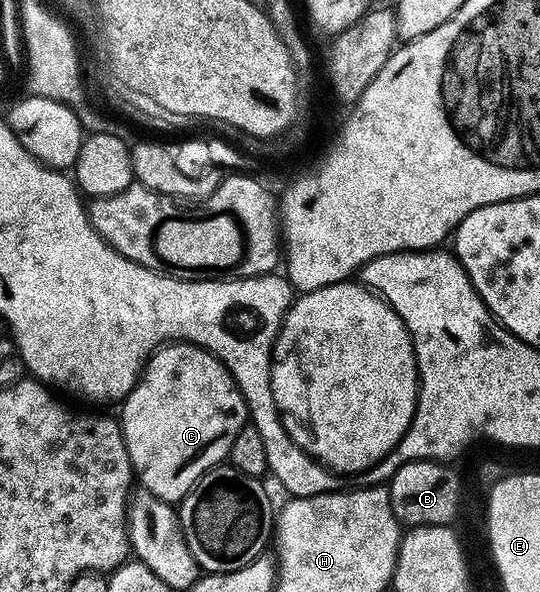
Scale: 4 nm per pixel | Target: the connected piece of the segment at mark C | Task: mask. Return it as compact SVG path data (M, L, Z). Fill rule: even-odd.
M187 343L160 346L145 361L139 381L119 409L135 480L169 503L183 501L203 473L221 464L235 436L249 424L244 397L227 367L213 353Z

